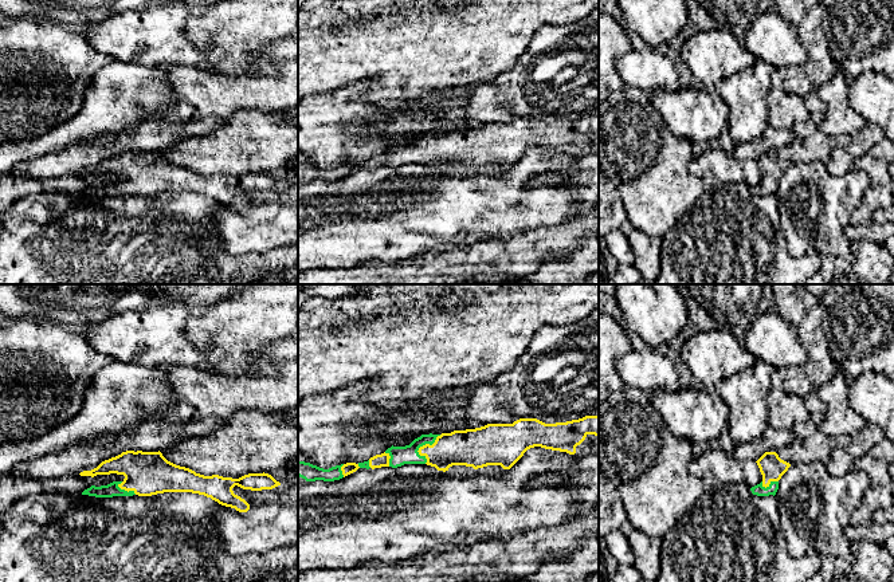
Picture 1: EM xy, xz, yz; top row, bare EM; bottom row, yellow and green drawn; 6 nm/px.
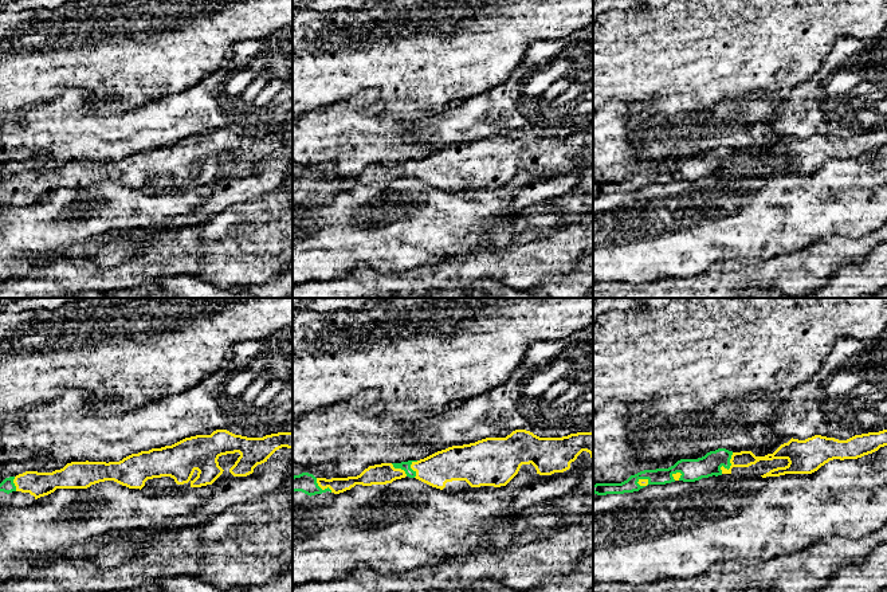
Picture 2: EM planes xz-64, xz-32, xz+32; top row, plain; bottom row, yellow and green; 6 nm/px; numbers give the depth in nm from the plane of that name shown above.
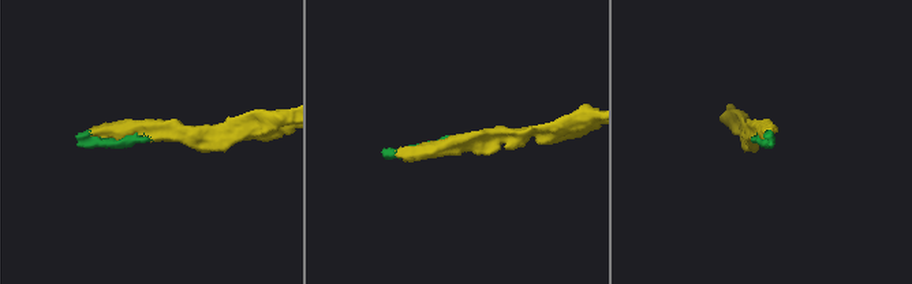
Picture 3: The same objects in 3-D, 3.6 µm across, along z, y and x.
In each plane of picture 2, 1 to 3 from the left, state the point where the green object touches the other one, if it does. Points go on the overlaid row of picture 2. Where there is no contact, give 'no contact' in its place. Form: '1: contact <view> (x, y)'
1: contact xz-64 (14, 482)
2: contact xz-32 (411, 467)
3: contact xz+32 (730, 467)

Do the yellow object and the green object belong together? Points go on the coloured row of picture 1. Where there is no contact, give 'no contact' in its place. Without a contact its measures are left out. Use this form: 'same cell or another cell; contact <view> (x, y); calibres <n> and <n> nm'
same cell; contact xz (423, 445); calibres 200 and 110 nm

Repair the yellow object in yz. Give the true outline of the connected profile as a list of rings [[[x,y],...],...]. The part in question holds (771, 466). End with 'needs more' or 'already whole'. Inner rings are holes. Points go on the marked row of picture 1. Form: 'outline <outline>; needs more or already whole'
outline [[[765,452],[756,463],[762,475],[762,481],[750,488],[752,493],[757,496],[775,496],[779,489],[779,480],[791,464],[781,460],[776,452]]]; needs more

